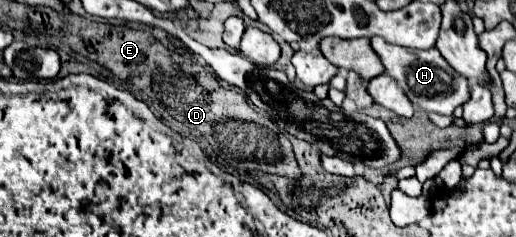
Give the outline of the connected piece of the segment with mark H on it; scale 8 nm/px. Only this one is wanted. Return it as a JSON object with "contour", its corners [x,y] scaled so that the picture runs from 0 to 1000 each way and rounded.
{"contour":[[[719,160],[723,211],[731,211],[738,262],[746,270],[746,304],[773,346],[789,414],[812,447],[824,473],[847,473],[847,481],[878,481],[886,447],[897,447],[909,430],[909,346],[901,321],[878,304],[878,287],[855,245],[847,203],[831,211],[793,211],[769,186],[754,186],[742,160]]]}

